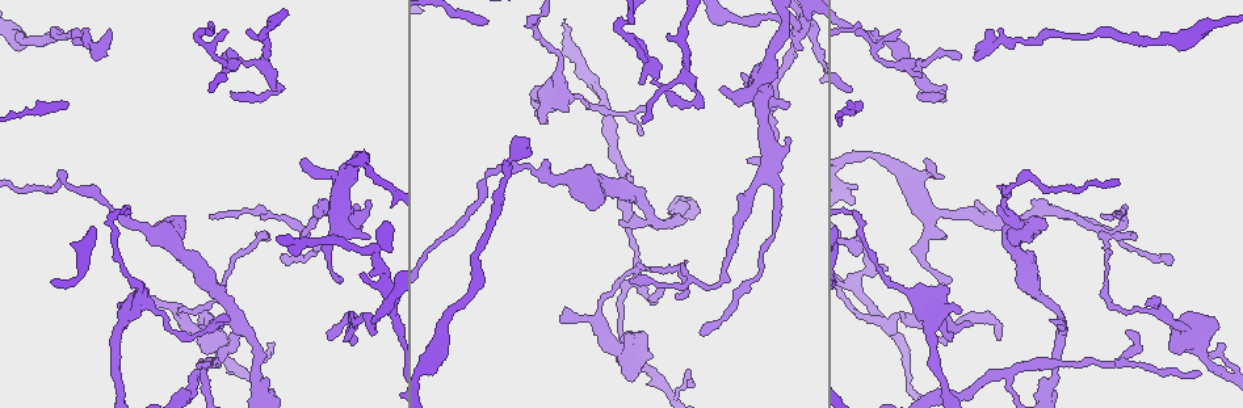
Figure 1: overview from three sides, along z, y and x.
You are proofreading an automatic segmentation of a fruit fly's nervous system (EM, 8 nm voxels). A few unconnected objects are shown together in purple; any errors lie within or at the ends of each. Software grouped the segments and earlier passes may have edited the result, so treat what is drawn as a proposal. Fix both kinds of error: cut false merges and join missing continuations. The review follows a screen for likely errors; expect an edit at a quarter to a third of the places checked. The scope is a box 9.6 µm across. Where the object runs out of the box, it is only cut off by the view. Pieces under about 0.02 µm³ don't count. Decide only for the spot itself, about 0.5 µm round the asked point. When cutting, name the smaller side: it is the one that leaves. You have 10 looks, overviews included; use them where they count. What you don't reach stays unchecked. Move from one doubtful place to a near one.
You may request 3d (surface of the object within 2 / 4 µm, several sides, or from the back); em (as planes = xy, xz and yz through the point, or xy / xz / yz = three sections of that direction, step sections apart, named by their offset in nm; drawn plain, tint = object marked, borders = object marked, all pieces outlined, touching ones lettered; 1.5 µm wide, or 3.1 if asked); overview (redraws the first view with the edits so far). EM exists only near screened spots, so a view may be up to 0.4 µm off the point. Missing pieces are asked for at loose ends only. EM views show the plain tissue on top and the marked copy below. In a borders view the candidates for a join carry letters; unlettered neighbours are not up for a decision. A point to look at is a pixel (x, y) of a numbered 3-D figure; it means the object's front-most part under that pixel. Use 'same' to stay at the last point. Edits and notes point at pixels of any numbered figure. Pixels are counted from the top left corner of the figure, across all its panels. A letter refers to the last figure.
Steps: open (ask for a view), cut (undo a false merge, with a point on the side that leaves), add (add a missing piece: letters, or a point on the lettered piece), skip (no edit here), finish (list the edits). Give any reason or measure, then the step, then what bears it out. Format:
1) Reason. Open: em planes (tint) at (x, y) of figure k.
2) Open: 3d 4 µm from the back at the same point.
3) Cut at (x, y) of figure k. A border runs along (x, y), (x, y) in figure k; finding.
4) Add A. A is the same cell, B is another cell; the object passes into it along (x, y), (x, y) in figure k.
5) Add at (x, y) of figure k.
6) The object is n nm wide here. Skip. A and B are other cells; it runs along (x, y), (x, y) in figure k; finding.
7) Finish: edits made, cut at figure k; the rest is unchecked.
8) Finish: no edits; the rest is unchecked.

Open: 3d 2 µm from the back at (701, 335) of figure 1.

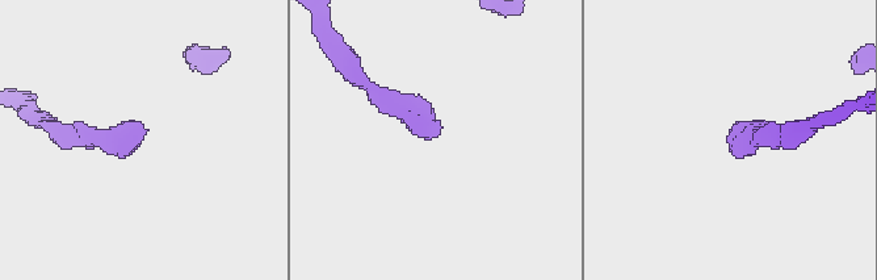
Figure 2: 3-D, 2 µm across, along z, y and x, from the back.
Need the tissue. Open: em xz step 8 (tint) at (441, 127) of figure 2.

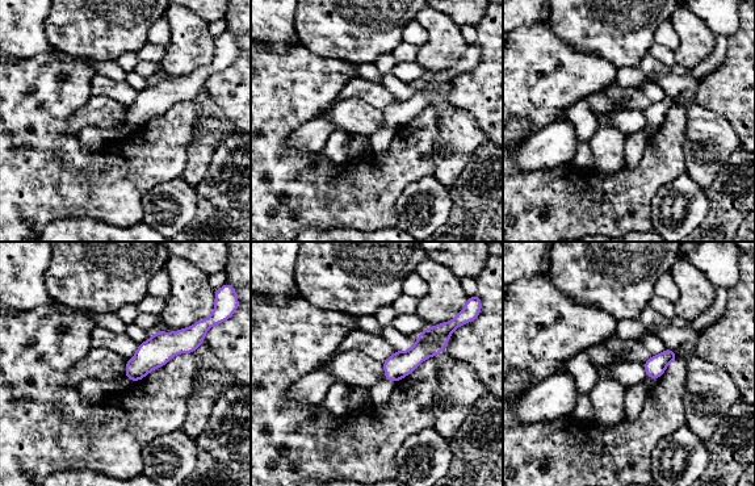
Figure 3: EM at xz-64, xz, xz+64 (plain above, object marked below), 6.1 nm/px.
Another direction. Open: em planes (borders) at the same point.

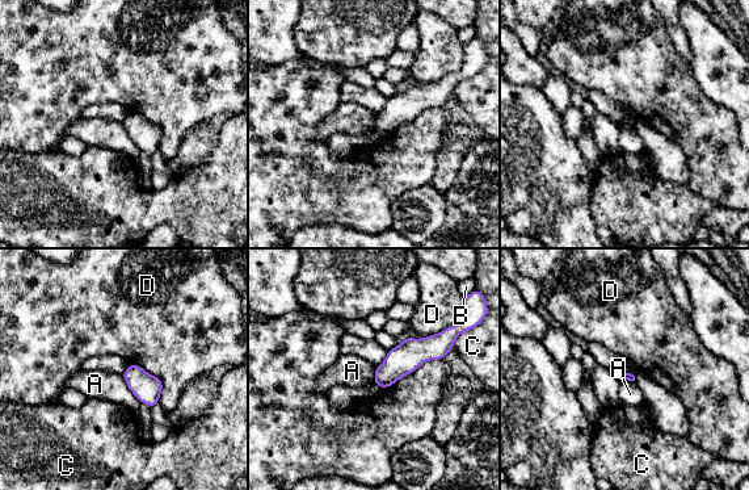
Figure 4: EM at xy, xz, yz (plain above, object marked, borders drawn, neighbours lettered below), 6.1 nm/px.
The longest contact is with D, 400 nm. Skip. A, B, C and D are other cells; a border runs along (121, 376), (127, 388), (150, 407) in figure 4; none of them fits.

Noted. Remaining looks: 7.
Thin end. Open: 3d 4 µm at (1198, 376) of figure 1.

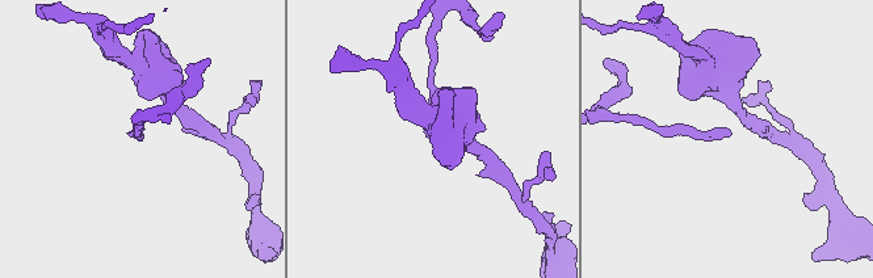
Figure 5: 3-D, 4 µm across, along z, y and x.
Now the EM. Open: em yz step 4 (borders) at (427, 137) of figure 5.

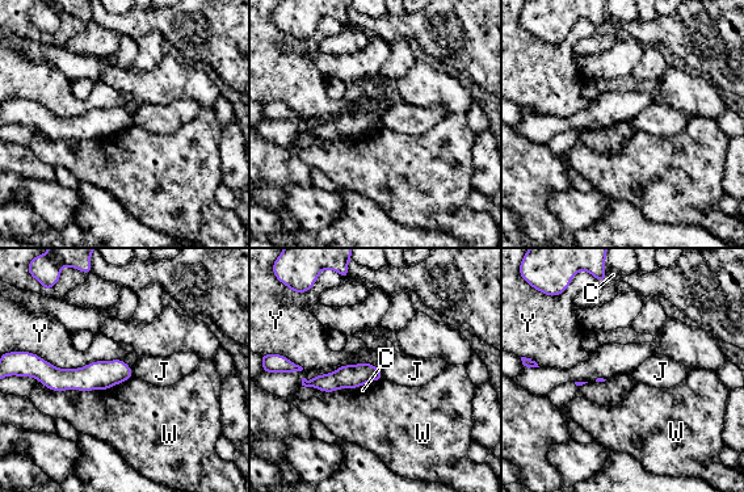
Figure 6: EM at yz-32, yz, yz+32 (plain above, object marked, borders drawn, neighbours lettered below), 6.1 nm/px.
Open: em xy step 8 (borders) at the same point.

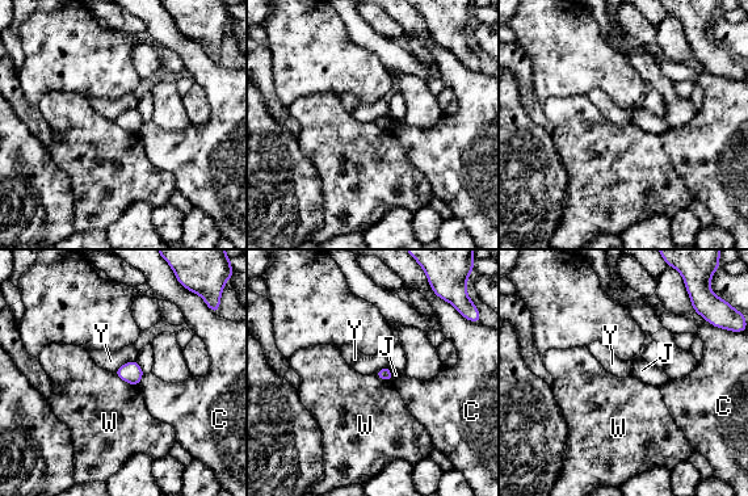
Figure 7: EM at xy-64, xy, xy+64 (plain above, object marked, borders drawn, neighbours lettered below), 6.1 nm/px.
Skip. C, J, W and Y are other cells; a border runs along (114, 372), (124, 381), (138, 386) in figure 7; none of them fits.

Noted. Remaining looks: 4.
Narrows sharply. Open: em planes (borders) at (348, 326) of figure 1.

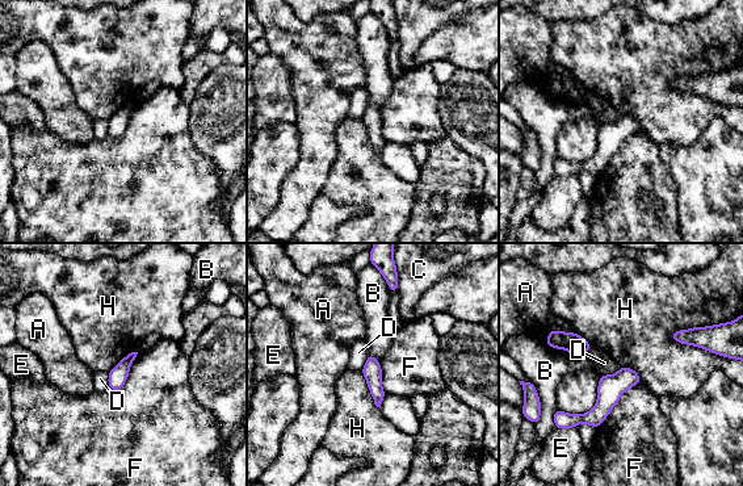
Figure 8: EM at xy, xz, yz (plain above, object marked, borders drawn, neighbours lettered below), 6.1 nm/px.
The object is 120 nm wide here. Skip. A, B, C, D, E, F and H are other cells; it runs along (637, 378), (591, 418), (565, 419) in figure 8; one cell here.

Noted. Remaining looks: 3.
An open end. Open: em xy step 4 (borders) at (1118, 218) of figure 1.

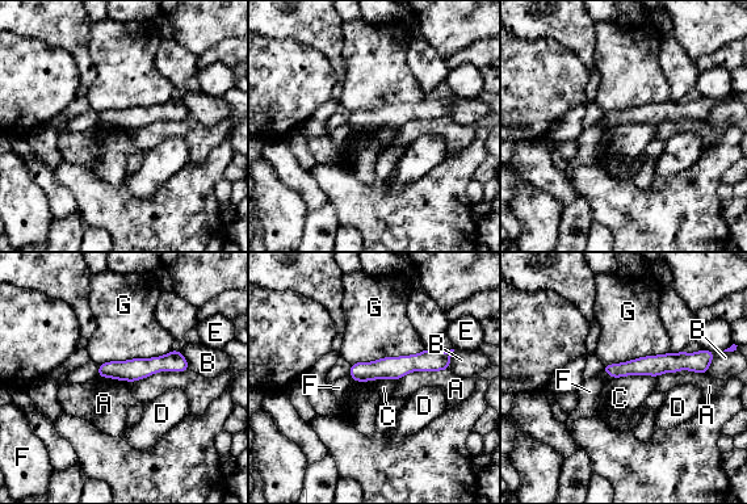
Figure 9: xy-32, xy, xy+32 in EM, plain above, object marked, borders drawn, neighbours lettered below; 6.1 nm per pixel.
Skip. A, B, C, D, E, F and G are other cells; it runs along (704, 365), (662, 362), (607, 369) in figure 9; none of them fits.

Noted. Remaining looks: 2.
Finish: no edits; the rest is unchecked.

